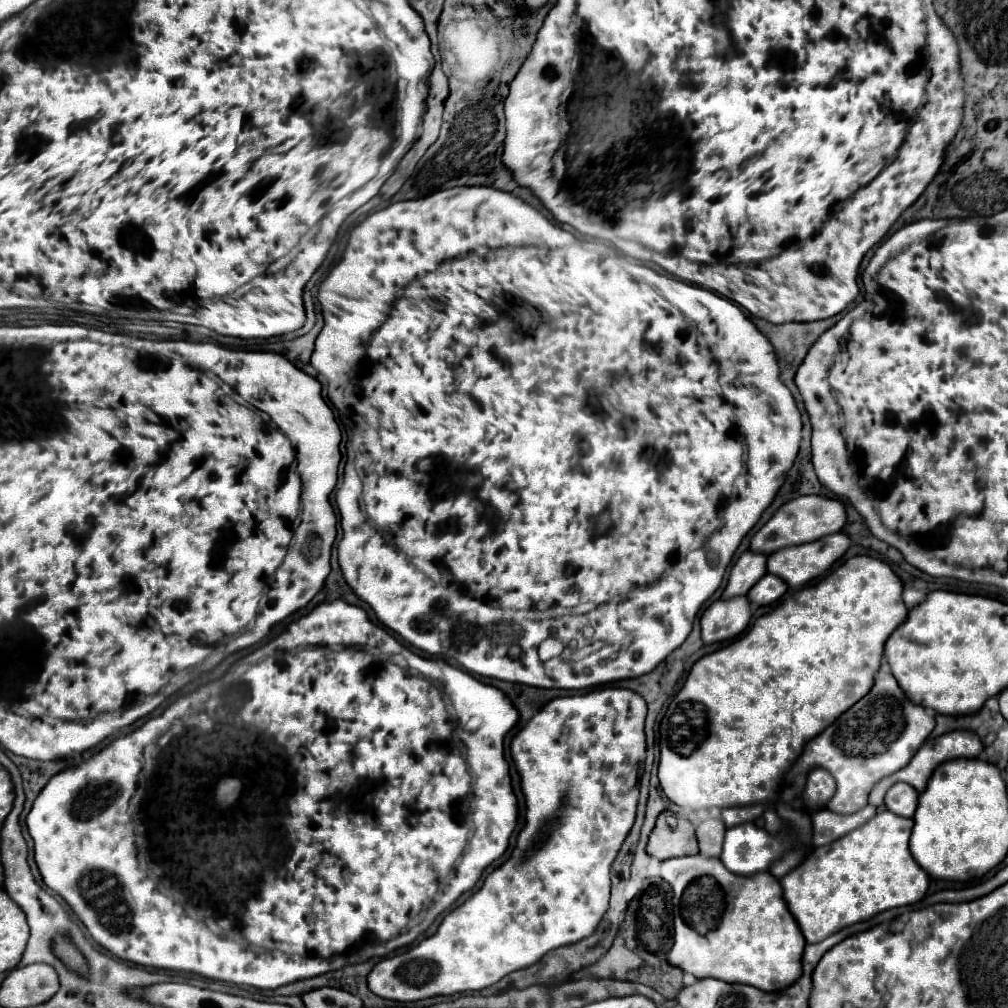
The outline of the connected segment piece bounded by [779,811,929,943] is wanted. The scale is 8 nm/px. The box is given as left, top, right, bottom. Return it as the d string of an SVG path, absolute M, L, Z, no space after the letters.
M879 811L871 821L839 841L815 847L805 861L781 877L783 897L807 943L819 943L839 929L867 921L885 909L917 903L929 889L929 875L909 851L913 819Z

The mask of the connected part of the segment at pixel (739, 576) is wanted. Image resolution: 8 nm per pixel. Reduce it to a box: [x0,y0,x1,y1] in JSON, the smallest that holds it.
[723,551,767,597]

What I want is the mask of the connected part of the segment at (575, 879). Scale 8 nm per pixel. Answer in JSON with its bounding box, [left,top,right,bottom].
[367,687,647,1001]

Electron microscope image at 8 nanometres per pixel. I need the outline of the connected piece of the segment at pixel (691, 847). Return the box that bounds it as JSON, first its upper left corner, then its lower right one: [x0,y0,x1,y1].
[646,813,697,861]

